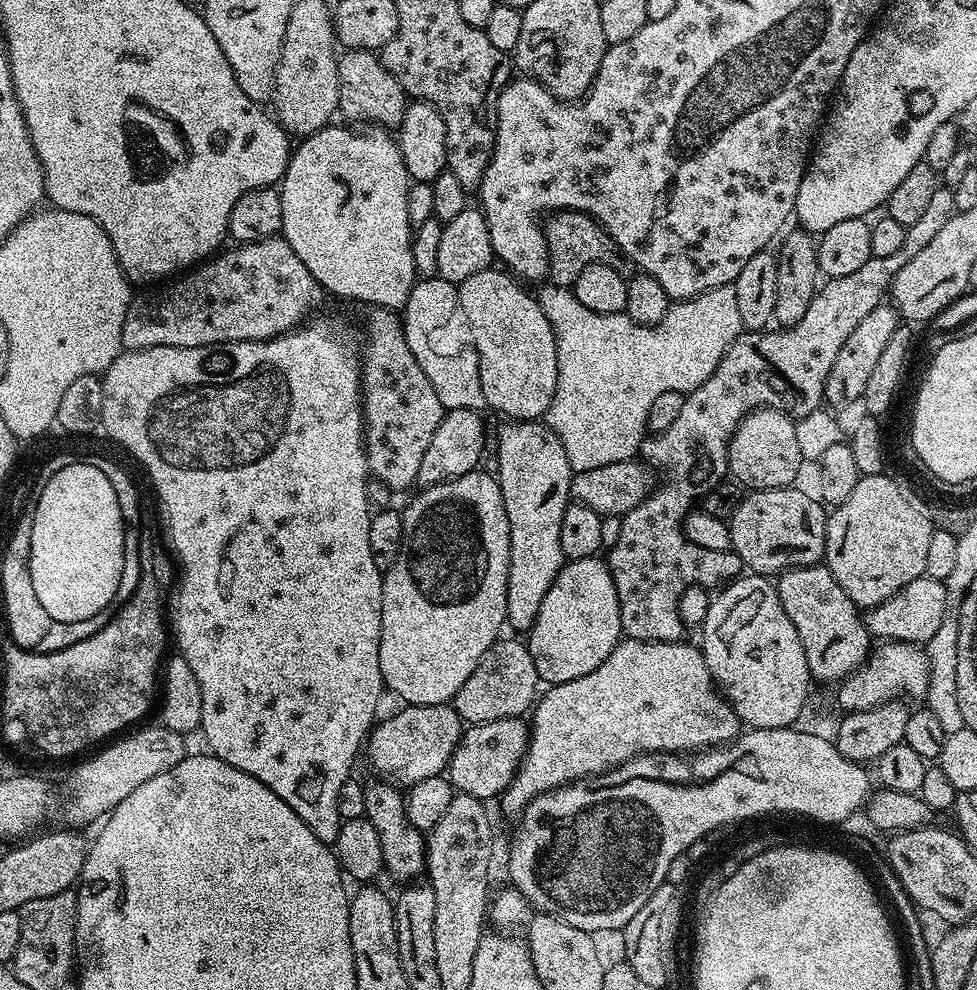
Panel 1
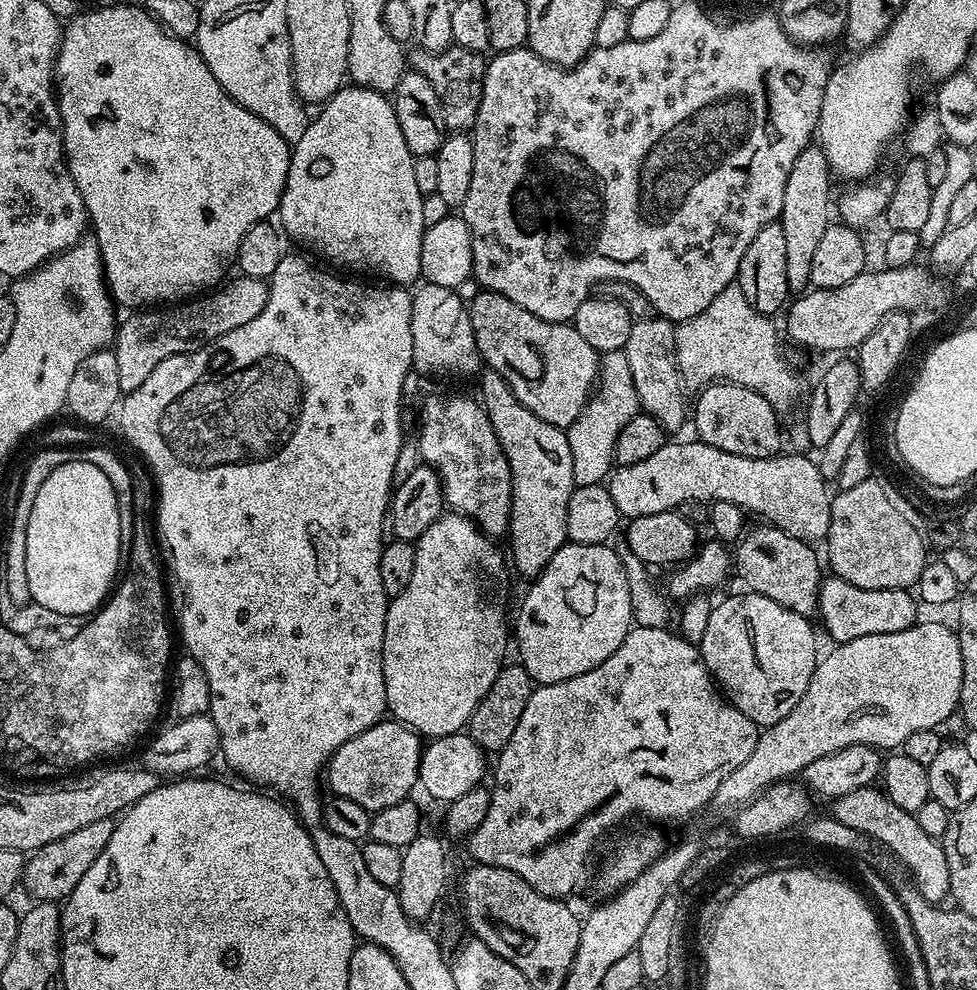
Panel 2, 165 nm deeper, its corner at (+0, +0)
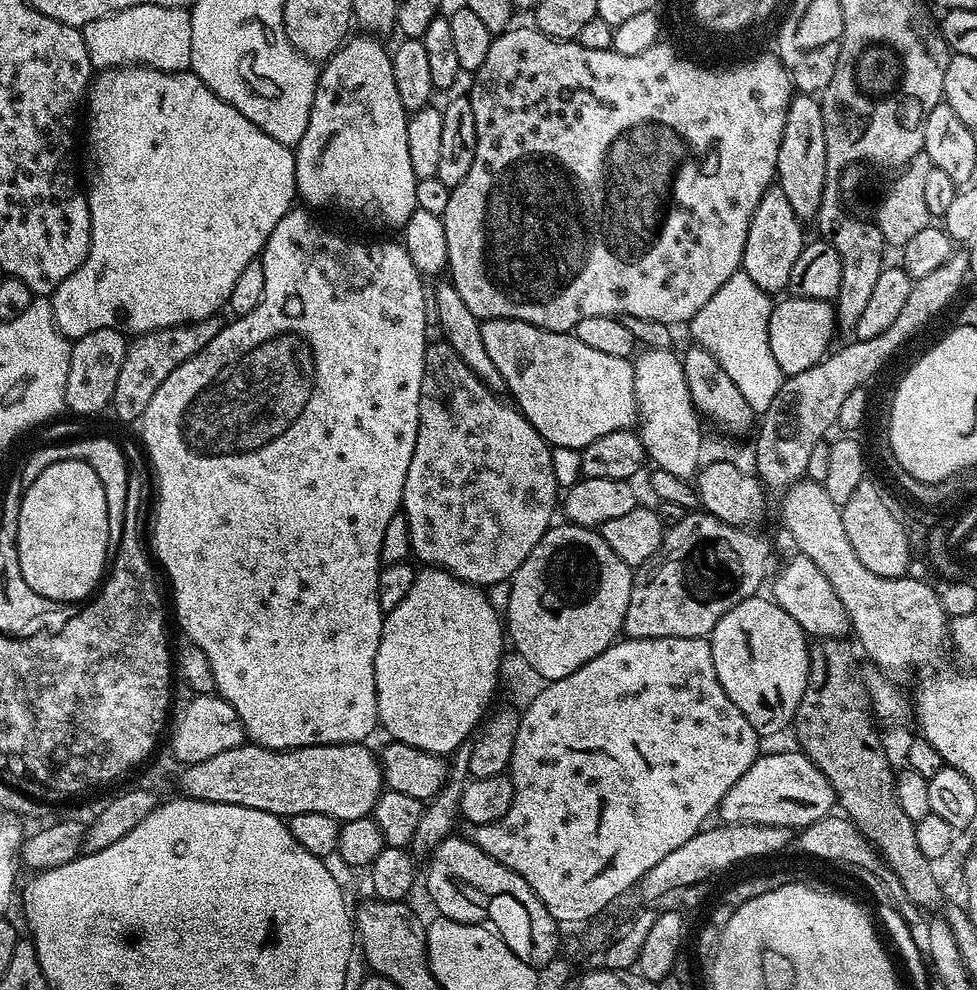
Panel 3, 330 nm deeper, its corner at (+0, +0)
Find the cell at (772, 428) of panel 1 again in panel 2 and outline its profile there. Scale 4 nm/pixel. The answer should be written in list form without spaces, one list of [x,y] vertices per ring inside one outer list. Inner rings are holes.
[[[717,382],[704,385],[697,396],[700,397],[694,400],[695,435],[702,443],[718,446],[718,450],[726,450],[726,454],[742,454],[746,458],[770,458],[781,451],[781,417],[762,394],[746,386]]]

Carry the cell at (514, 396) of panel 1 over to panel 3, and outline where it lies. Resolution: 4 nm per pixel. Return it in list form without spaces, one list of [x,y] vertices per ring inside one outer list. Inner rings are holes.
[[[486,320],[480,325],[482,330],[482,342],[486,345],[486,354],[490,354],[494,366],[498,366],[498,374],[504,380],[504,388],[512,391],[511,399],[515,407],[519,408],[524,417],[538,430],[538,434],[552,448],[575,448],[583,450],[594,442],[594,438],[602,438],[602,434],[610,434],[614,430],[632,428],[637,423],[636,399],[634,398],[634,370],[633,361],[629,358],[614,358],[611,354],[601,354],[600,351],[585,346],[575,334],[566,332],[548,332],[545,328],[539,328],[533,324],[527,324],[521,320]]]

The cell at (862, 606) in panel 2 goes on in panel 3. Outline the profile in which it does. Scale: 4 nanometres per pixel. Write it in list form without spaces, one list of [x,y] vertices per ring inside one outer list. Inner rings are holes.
[[[793,554],[788,561],[780,568],[780,573],[776,577],[773,575],[771,599],[775,600],[778,606],[782,606],[782,610],[786,610],[786,614],[790,614],[790,618],[794,618],[794,622],[798,622],[798,626],[802,626],[802,630],[809,637],[823,638],[825,636],[847,637],[850,632],[848,615],[842,606],[842,602],[838,598],[838,594],[834,594],[834,586],[830,586],[830,582],[826,582],[826,574],[822,574],[822,570],[818,570],[818,566],[814,566],[814,562],[810,562],[810,558]]]

